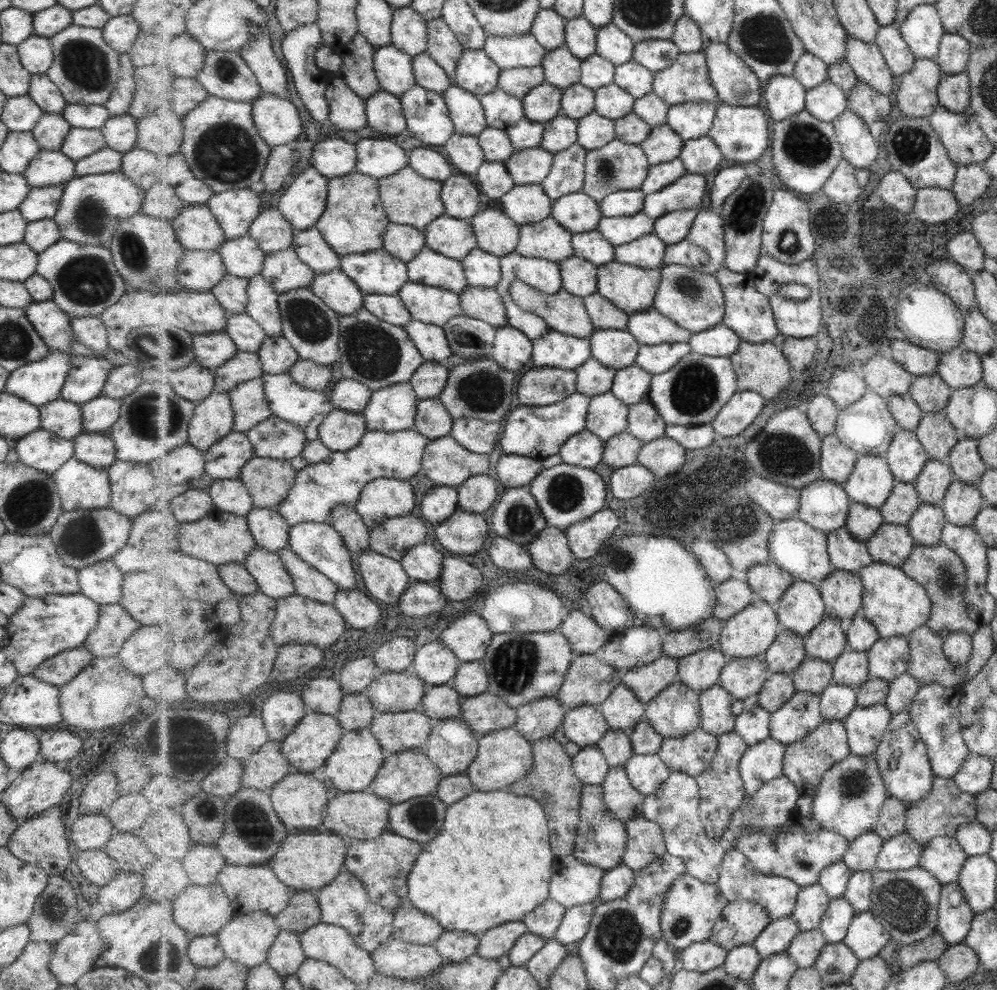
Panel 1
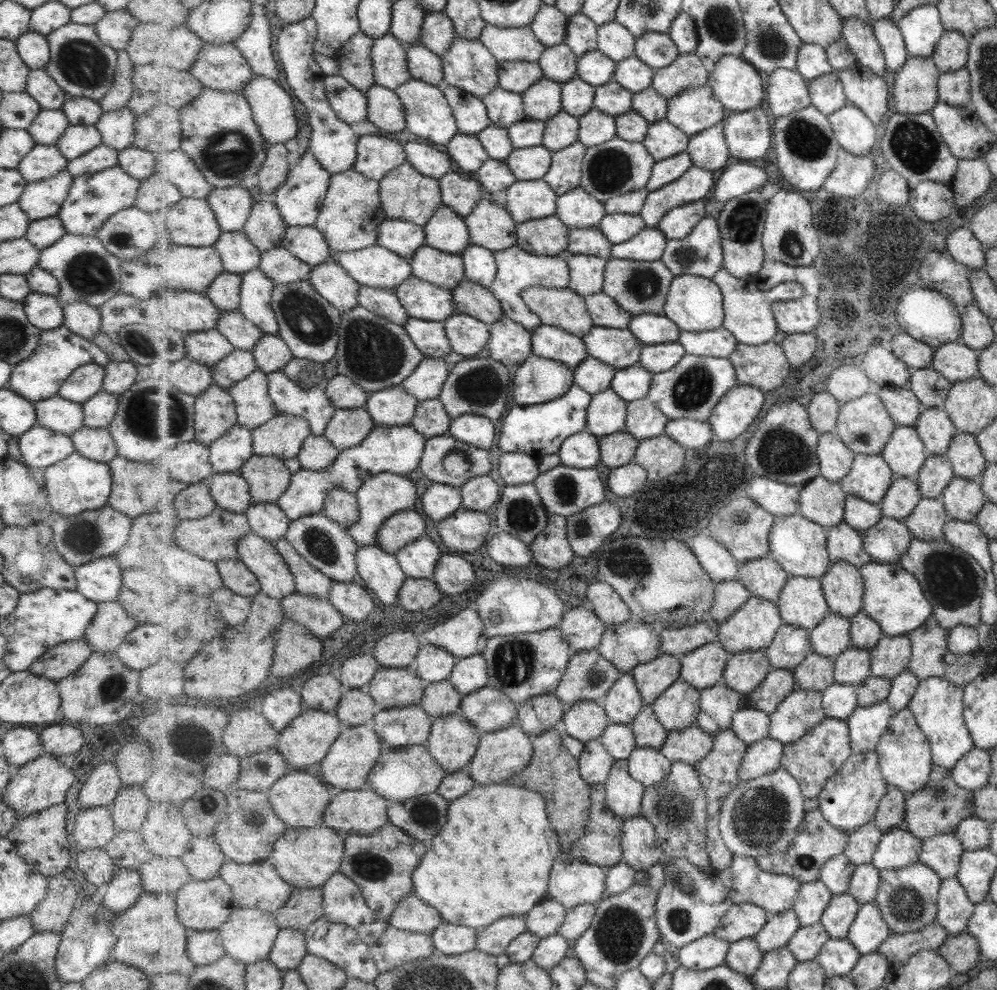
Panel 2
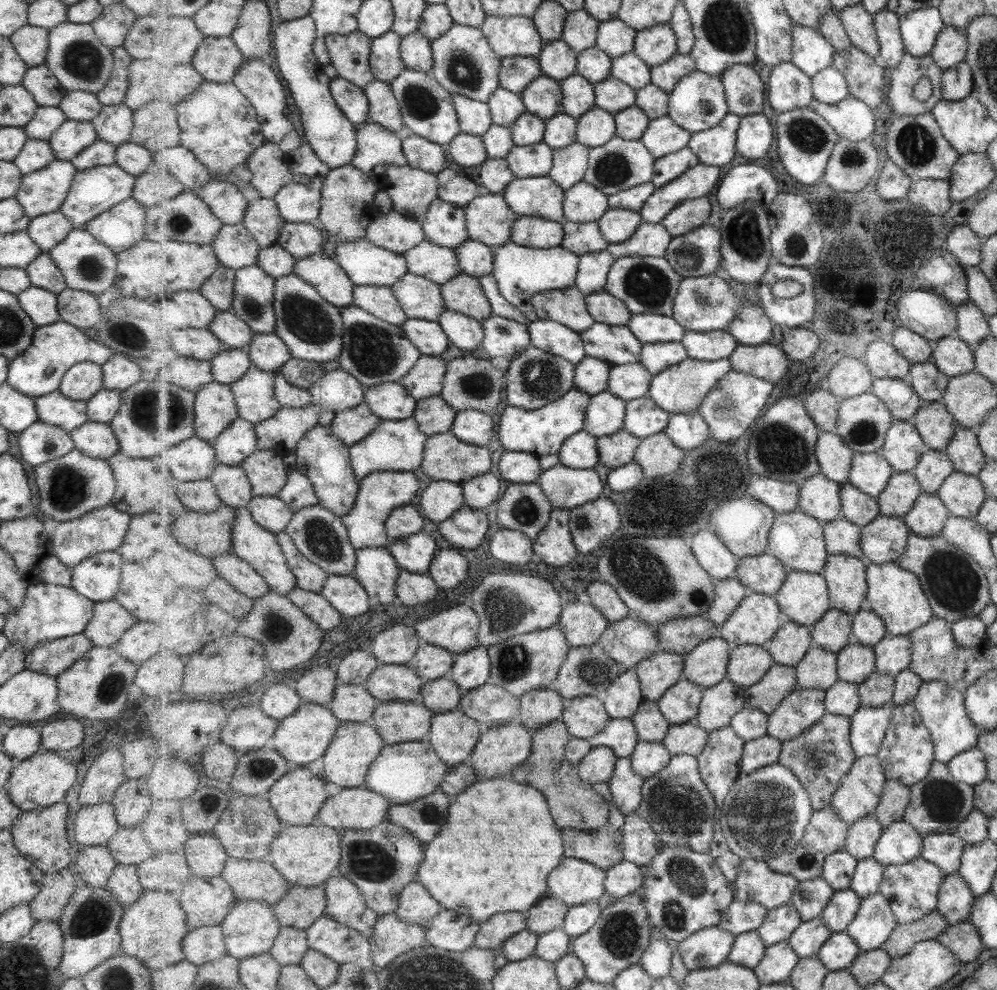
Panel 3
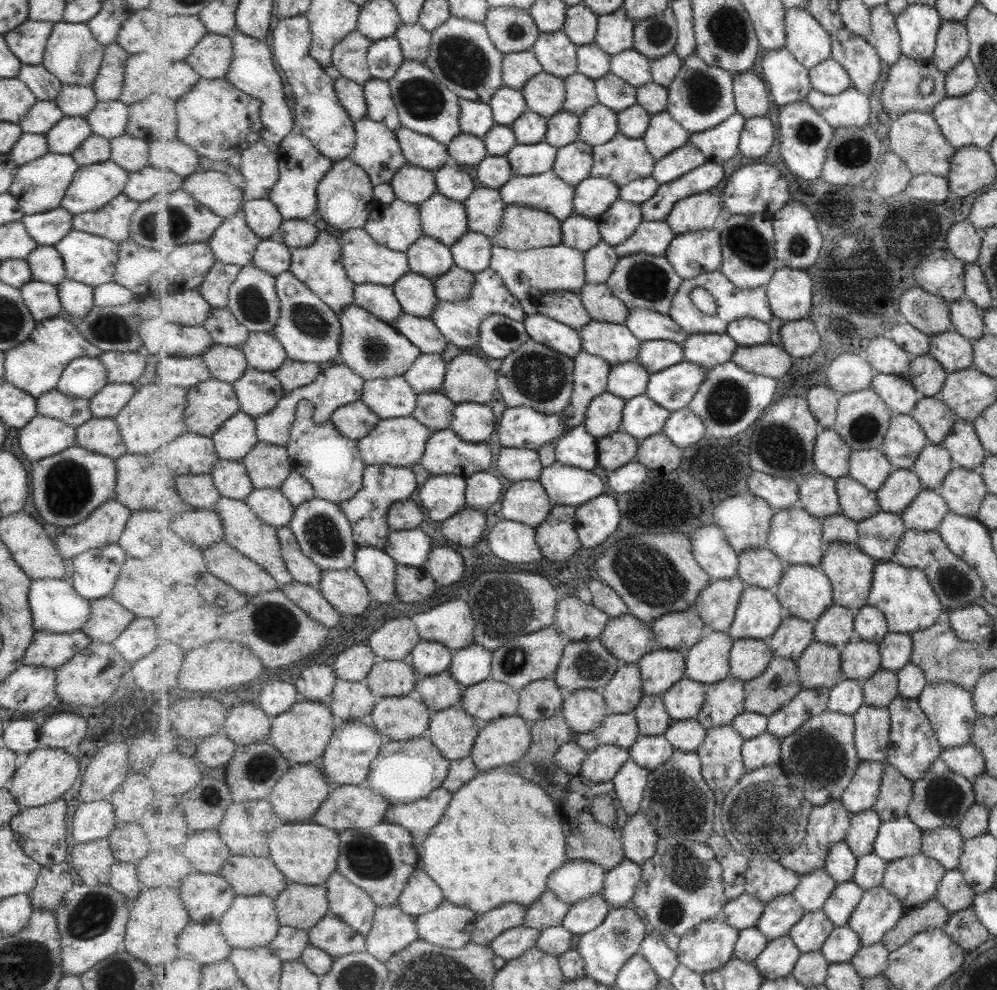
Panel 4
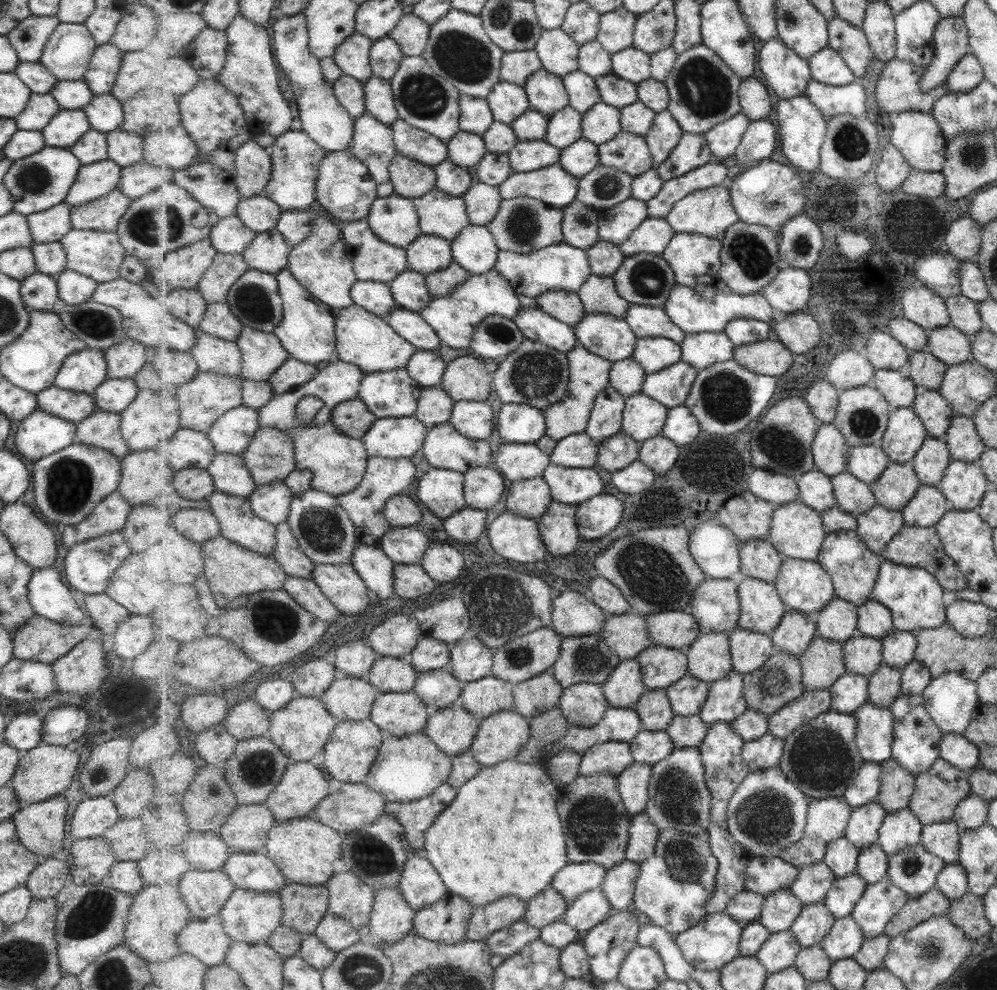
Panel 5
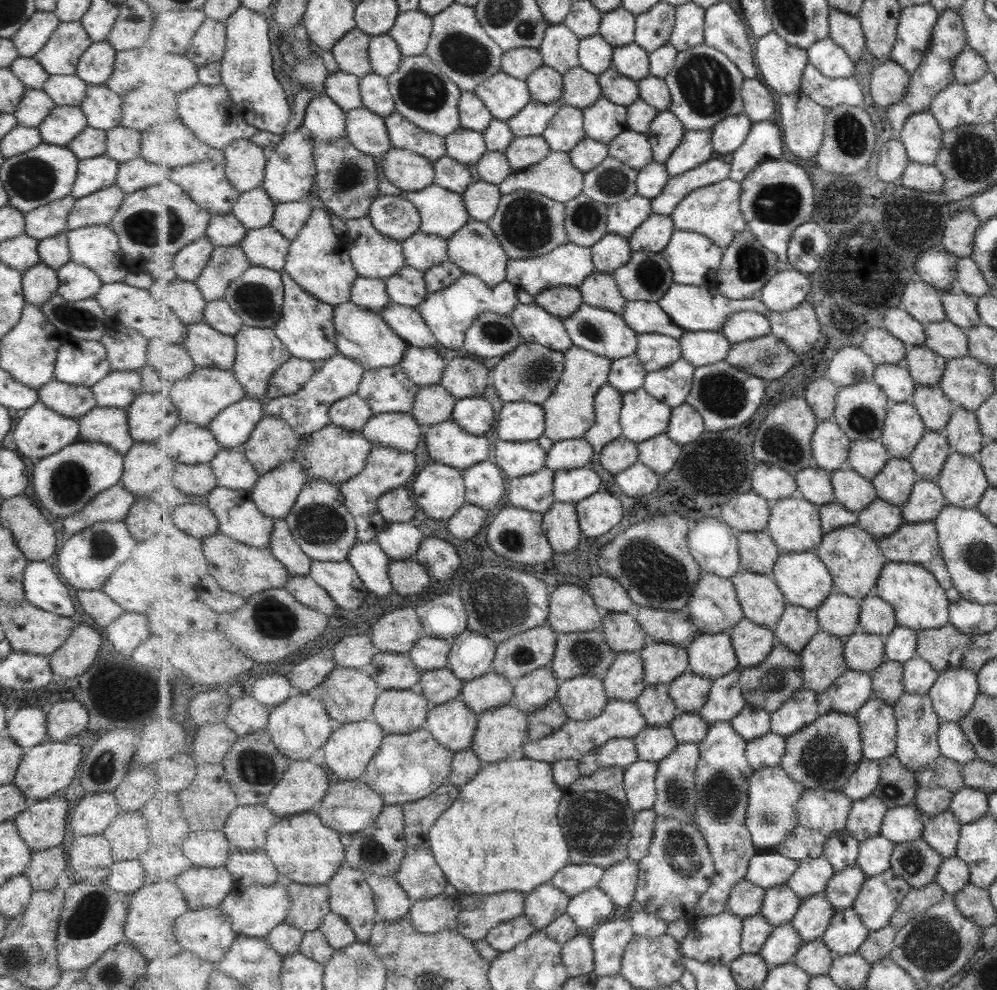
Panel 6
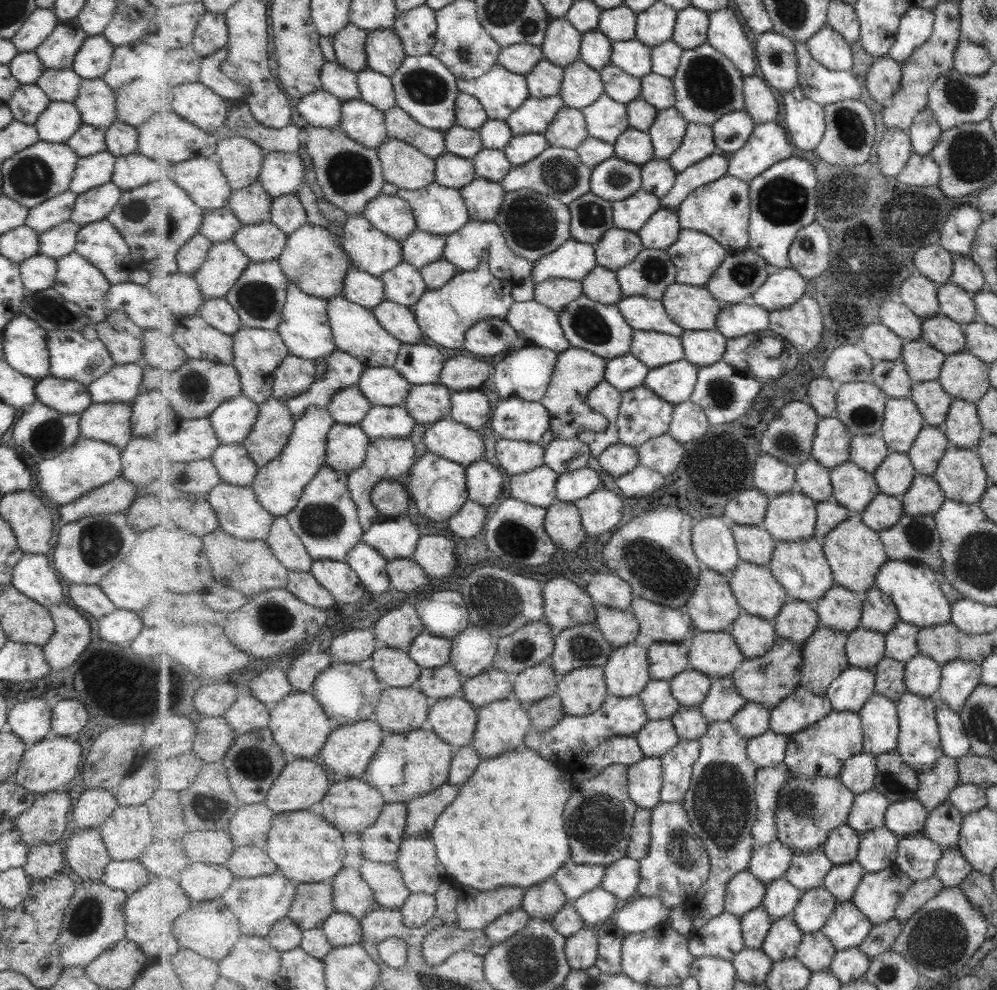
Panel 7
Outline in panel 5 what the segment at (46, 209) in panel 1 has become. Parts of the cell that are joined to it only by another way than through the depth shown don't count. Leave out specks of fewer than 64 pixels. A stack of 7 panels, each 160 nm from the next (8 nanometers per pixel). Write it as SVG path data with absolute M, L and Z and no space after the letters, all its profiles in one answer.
M47 146L31 156L12 161L1 182L13 197L12 210L27 216L64 202L65 195L81 165L68 149Z

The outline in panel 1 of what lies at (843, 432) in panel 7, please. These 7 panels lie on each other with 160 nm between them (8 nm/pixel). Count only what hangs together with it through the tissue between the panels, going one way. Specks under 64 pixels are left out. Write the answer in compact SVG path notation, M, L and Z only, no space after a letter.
M833 433L822 439L822 476L840 484L849 480L859 459L849 445Z

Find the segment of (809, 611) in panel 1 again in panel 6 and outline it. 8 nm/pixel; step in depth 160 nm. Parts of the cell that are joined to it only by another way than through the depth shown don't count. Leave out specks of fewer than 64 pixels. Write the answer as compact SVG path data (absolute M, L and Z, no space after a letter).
M816 550L811 552L781 551L772 576L784 592L788 604L803 608L818 609L828 599L828 596L836 591L832 572L829 572L828 565L821 560Z

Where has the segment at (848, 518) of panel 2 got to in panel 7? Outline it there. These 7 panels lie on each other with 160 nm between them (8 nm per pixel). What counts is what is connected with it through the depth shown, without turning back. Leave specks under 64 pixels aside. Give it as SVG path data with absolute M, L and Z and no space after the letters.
M851 460L832 468L831 472L833 499L850 512L862 513L882 493L874 473L867 472Z

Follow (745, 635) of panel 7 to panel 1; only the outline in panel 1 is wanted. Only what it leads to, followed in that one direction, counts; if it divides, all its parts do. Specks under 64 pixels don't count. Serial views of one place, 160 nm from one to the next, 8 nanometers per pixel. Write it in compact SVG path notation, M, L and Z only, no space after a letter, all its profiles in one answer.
M755 656L733 658L721 673L719 684L738 700L758 695L770 678L767 665L766 661L761 662Z

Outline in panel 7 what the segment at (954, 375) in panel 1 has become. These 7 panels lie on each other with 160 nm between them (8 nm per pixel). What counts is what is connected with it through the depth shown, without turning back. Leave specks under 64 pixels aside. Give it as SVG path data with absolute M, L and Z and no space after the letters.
M945 314L925 318L922 323L922 338L935 348L946 354L953 354L963 348L966 340L963 340L964 332L959 328L960 323L949 320Z

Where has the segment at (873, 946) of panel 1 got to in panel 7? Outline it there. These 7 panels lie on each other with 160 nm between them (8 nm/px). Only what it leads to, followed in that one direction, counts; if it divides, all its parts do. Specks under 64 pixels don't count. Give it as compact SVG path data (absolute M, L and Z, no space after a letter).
M897 864L879 872L866 873L852 901L874 925L888 923L896 916L901 899L914 880Z

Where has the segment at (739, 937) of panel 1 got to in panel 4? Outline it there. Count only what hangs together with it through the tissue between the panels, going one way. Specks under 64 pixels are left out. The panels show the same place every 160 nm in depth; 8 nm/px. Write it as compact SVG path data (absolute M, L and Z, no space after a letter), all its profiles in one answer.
M745 892L738 898L728 901L721 914L721 919L741 931L757 927L766 906L764 901Z

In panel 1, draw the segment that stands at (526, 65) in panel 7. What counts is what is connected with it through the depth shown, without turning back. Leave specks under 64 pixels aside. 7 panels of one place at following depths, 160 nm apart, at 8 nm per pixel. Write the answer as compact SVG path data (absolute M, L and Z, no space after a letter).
M542 66L510 68L500 74L499 86L513 96L525 98L529 91L546 82L546 74Z

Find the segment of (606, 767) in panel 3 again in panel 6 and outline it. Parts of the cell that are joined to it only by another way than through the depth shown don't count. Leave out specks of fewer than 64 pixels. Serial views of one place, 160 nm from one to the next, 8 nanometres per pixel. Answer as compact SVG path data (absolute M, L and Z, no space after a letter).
M619 738L609 740L609 743L595 748L581 760L583 771L591 773L601 767L620 767L626 769L640 760L634 739Z

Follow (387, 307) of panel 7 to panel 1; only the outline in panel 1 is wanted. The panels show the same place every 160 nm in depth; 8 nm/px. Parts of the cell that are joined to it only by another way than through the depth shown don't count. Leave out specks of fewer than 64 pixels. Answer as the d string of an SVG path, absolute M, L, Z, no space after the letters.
M412 319L412 322L405 326L405 330L426 360L445 363L447 358L453 356L454 352L441 325Z

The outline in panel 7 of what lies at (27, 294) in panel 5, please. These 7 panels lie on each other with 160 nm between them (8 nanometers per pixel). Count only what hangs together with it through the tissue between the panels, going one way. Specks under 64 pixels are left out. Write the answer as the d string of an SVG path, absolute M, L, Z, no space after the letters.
M39 253L36 256L31 256L29 259L19 263L18 268L22 286L24 287L26 293L27 290L31 290L31 292L41 292L41 290L46 290L53 287L54 278L56 275L56 262L49 259L49 257Z

